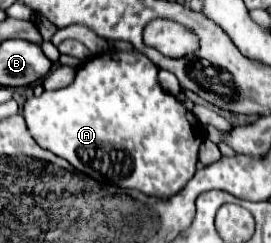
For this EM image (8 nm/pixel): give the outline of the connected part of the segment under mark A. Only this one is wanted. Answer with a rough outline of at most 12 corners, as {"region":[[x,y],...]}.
{"region":[[139,51],[27,99],[43,149],[171,197],[205,131]]}

